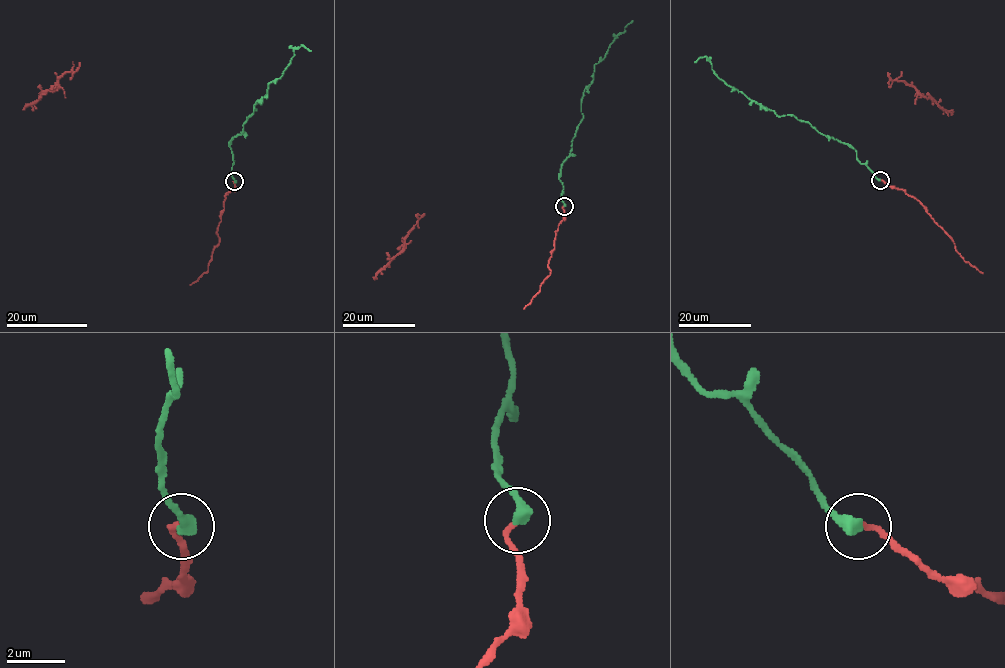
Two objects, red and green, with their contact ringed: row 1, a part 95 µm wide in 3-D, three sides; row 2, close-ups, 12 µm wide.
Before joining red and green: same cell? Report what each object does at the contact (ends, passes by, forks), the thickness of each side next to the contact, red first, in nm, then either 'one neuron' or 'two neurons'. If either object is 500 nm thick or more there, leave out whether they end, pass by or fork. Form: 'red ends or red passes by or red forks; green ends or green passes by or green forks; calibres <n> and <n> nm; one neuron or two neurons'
red ends; green ends; calibres 170 and 440 nm; one neuron

